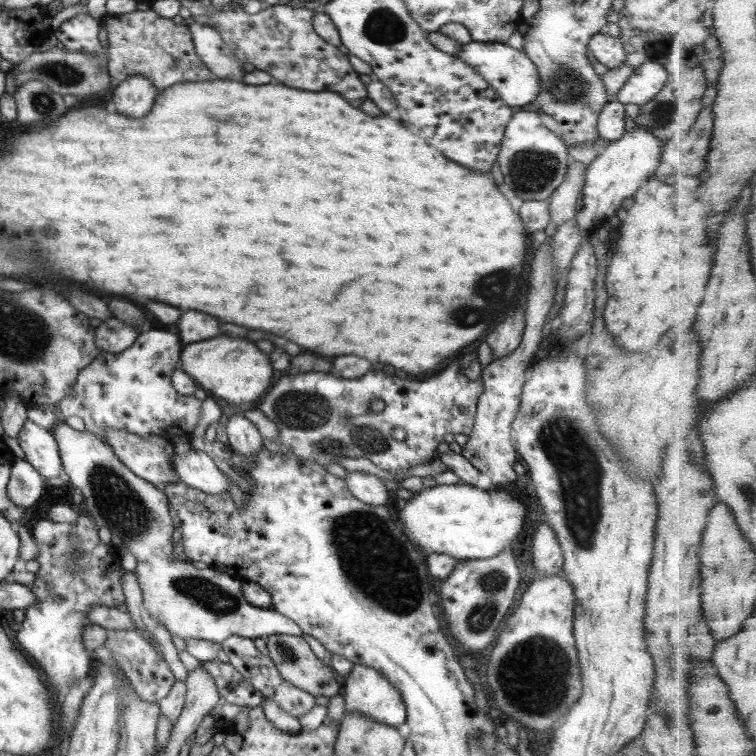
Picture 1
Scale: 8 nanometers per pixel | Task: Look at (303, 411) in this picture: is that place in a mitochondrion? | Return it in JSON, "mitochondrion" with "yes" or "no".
{"mitochondrion":"yes"}

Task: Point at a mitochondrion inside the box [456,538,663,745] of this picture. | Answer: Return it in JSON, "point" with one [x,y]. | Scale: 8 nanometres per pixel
{"point":[538,669]}

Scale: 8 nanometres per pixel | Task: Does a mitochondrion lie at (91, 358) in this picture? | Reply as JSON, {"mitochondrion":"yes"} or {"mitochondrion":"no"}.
{"mitochondrion":"no"}

